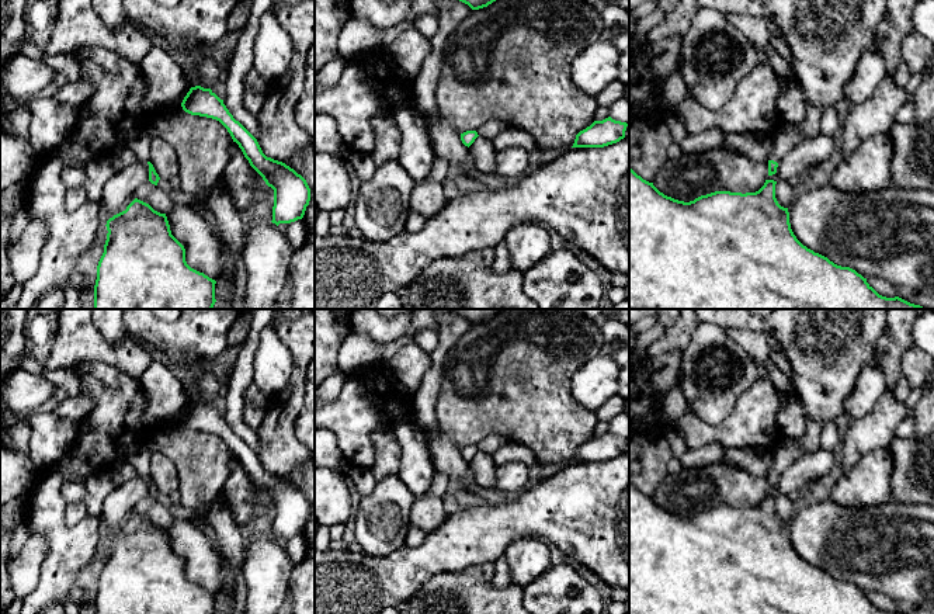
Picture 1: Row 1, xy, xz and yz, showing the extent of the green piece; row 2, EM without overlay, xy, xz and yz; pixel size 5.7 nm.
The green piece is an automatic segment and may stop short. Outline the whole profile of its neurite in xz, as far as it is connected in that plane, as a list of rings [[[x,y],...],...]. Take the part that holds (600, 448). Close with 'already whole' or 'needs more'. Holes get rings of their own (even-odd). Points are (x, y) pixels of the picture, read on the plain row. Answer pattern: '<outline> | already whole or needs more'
[[[611,431],[594,436],[590,441],[576,450],[572,462],[604,462],[625,452],[628,438]]] | already whole

